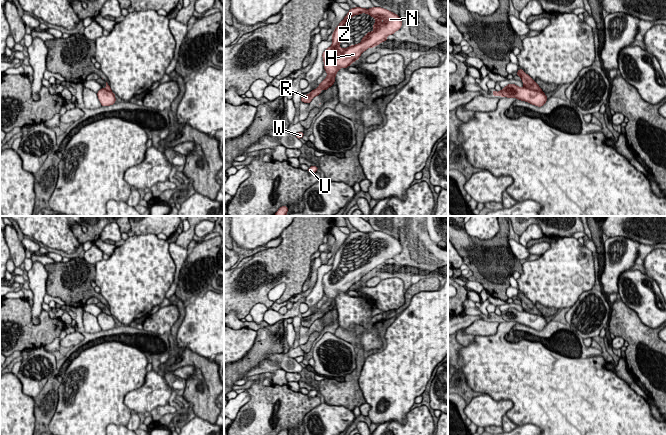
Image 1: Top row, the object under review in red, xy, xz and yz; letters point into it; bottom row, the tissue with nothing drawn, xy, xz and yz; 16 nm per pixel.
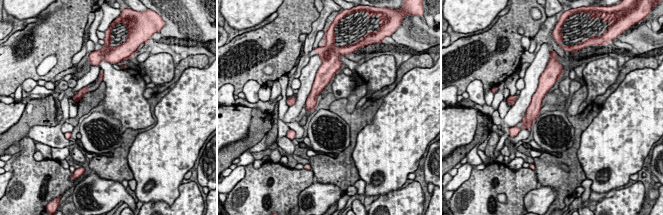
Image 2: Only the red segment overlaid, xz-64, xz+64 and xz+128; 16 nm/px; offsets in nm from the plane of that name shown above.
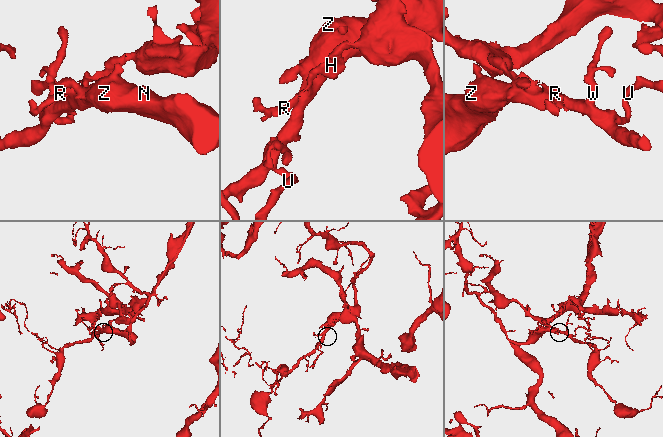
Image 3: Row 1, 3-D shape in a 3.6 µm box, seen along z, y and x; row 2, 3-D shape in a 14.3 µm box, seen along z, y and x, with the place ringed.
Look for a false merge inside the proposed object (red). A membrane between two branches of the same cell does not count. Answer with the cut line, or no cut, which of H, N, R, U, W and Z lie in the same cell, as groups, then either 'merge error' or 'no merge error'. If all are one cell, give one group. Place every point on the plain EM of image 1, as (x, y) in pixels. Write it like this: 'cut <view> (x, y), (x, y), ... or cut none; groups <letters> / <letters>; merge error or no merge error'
cut yz (524, 311), (541, 315); groups H N U W Z / R; merge error

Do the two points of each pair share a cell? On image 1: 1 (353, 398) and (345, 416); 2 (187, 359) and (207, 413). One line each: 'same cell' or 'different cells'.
1: different cells
2: same cell

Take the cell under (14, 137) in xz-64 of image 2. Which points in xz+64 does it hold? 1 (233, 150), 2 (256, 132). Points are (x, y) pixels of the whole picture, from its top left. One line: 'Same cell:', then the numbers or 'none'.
Same cell: 1, 2

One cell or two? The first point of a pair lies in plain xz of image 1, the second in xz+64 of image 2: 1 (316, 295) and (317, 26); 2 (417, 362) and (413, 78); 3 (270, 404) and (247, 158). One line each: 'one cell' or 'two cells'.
1: two cells
2: one cell
3: two cells

